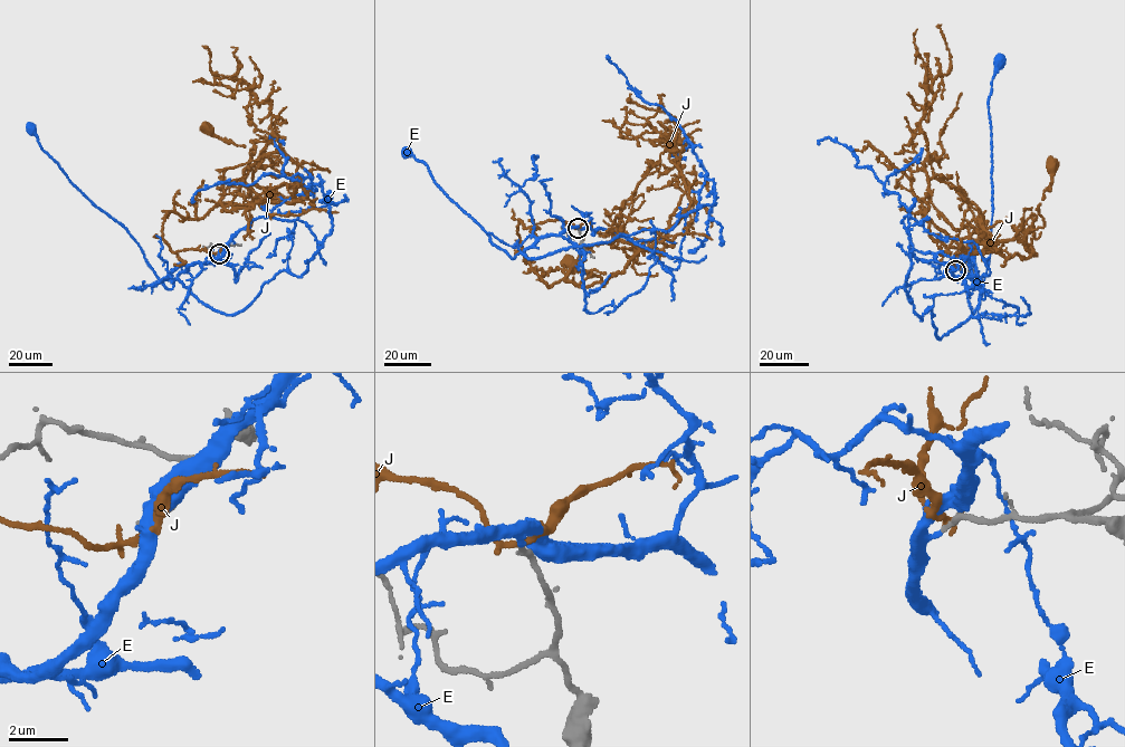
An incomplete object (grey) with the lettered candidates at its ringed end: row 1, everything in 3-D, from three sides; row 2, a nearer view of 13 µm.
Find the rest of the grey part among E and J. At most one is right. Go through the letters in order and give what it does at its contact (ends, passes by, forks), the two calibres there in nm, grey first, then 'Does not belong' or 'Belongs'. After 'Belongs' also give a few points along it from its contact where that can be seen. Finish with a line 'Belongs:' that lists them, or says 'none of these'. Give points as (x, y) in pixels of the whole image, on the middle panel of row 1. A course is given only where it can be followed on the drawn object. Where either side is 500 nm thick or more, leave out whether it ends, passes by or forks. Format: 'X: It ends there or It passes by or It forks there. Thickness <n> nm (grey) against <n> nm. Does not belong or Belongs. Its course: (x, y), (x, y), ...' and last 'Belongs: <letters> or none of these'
E: It passes by. Thickness 220 nm (grey) against 200 nm. Belongs. Its course: (577, 228), (541, 237), (513, 259), (492, 243), (489, 235), (449, 199), (436, 183), (428, 166), (407, 153)
J: It passes by. Thickness 220 nm (grey) against 200 nm. Does not belong
Belongs: E

